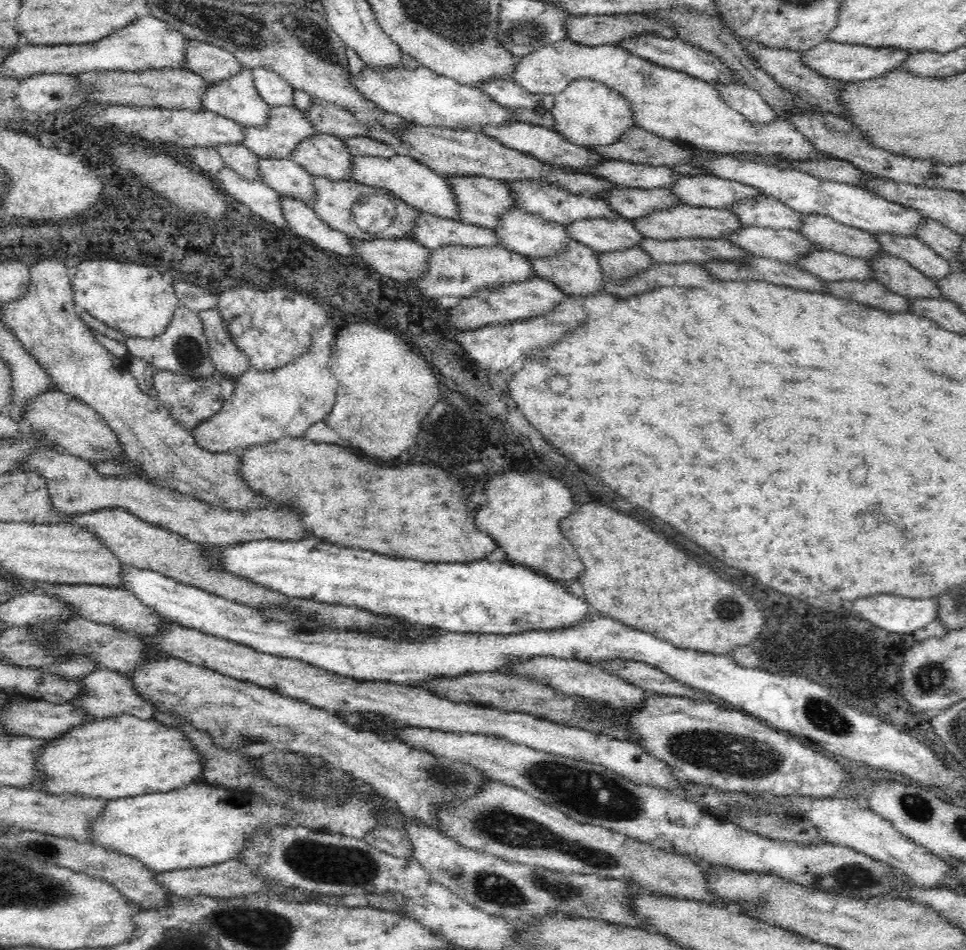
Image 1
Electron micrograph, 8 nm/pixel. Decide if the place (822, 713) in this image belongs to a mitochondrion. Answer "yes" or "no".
yes

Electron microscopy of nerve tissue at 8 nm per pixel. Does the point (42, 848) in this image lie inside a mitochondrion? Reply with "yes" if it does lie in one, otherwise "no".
yes

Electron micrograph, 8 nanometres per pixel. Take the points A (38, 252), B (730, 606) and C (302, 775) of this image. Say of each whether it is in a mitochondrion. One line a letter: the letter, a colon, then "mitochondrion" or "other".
A: other
B: mitochondrion
C: mitochondrion

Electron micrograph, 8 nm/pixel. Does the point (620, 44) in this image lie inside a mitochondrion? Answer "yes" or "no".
no

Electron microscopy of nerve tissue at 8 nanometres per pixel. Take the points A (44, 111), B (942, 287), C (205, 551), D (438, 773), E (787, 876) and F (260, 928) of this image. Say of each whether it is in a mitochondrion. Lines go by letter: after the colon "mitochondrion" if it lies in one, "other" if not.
A: other
B: other
C: other
D: mitochondrion
E: other
F: mitochondrion

